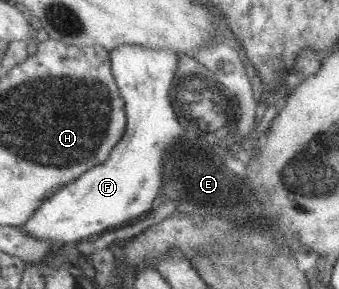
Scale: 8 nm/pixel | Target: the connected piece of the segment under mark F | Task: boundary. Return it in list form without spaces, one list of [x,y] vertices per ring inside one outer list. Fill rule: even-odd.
[[[121,45],[109,51],[112,75],[118,93],[124,100],[125,129],[117,144],[110,150],[108,157],[101,163],[87,169],[76,179],[63,185],[48,197],[32,216],[19,229],[26,236],[42,241],[50,241],[53,248],[61,245],[75,245],[76,242],[92,239],[105,231],[118,227],[128,220],[136,220],[151,211],[158,200],[162,187],[162,155],[166,145],[178,135],[187,132],[184,123],[178,119],[170,105],[169,89],[178,65],[177,55],[170,49],[153,50],[136,45]]]

